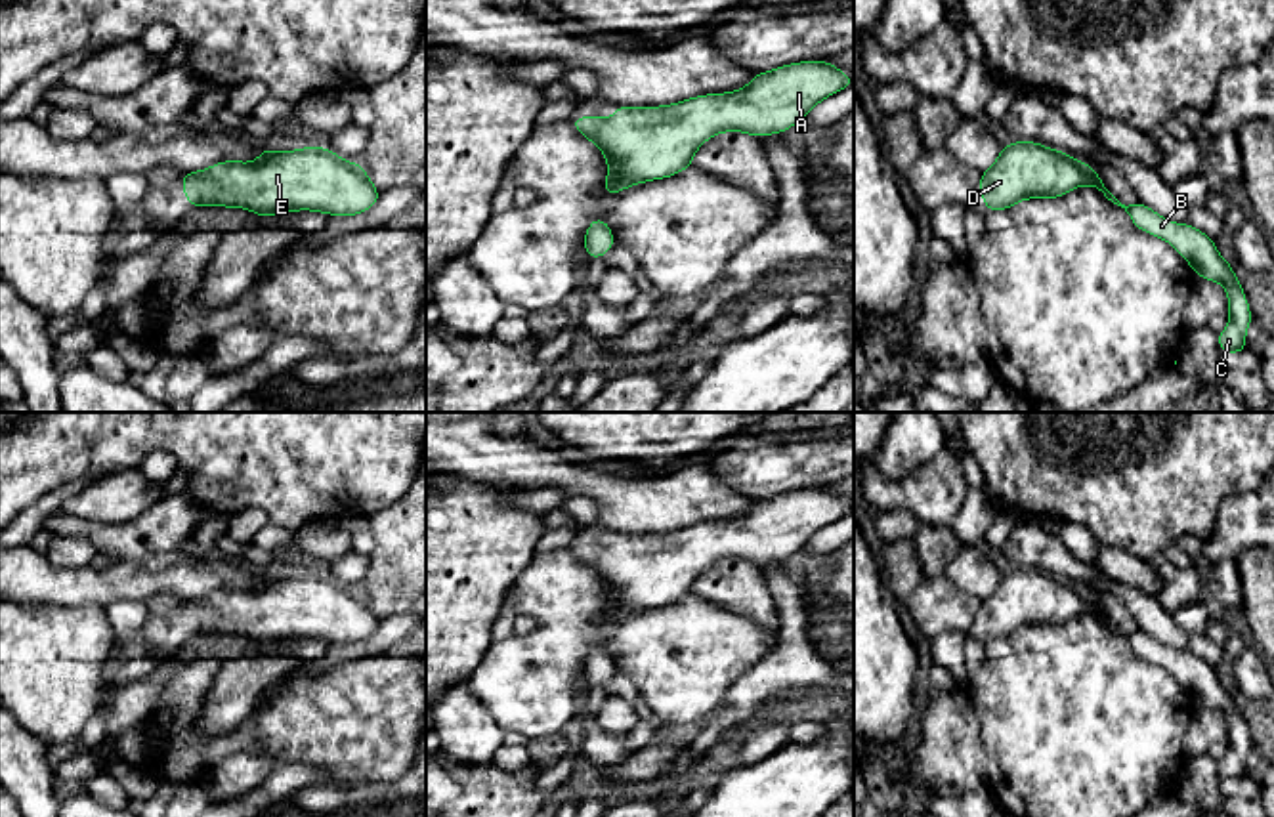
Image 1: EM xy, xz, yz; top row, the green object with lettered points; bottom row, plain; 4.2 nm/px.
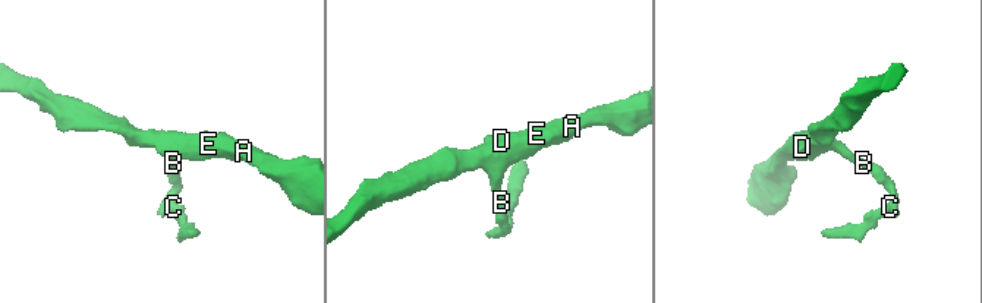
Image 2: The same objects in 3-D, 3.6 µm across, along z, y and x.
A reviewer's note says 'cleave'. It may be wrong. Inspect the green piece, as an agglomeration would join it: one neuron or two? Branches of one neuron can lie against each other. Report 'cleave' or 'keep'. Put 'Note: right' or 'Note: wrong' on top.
Note: wrong
keep

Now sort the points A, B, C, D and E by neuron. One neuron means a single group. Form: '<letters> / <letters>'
A B C D E

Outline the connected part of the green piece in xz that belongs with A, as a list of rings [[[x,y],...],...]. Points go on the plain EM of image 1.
[[[821,487],[783,492],[735,519],[705,521],[661,534],[617,533],[611,546],[573,544],[573,555],[607,586],[604,622],[667,607],[693,594],[695,578],[712,563],[783,561],[819,529],[852,513],[837,492]]]

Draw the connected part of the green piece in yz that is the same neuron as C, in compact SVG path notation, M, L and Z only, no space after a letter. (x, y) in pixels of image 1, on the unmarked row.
M1010 569L1001 575L997 588L980 603L978 620L987 639L1009 638L1026 626L1062 626L1075 615L1089 613L1121 634L1135 655L1167 668L1194 697L1198 706L1224 714L1230 750L1217 762L1222 781L1247 779L1245 760L1253 748L1242 710L1232 693L1219 681L1215 668L1190 651L1175 651L1144 630L1121 632L1102 611L1094 594L1045 575L1037 569Z

